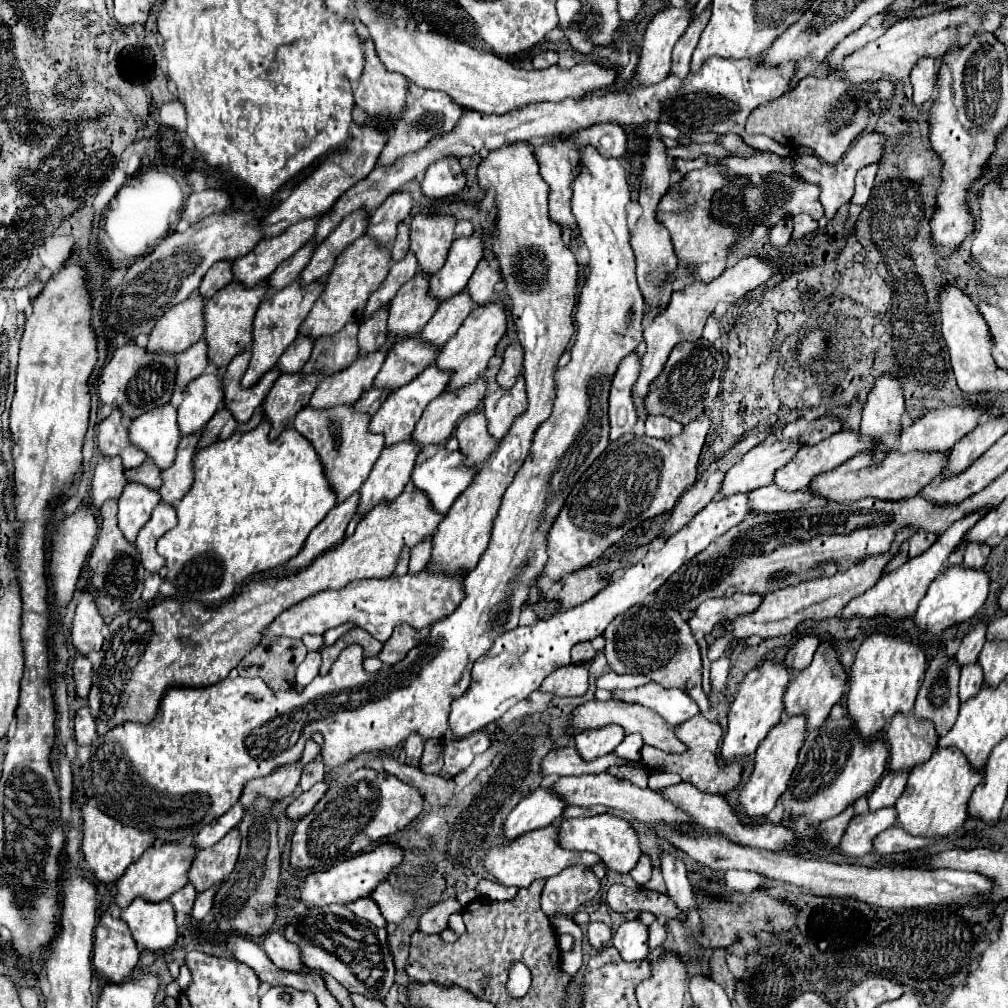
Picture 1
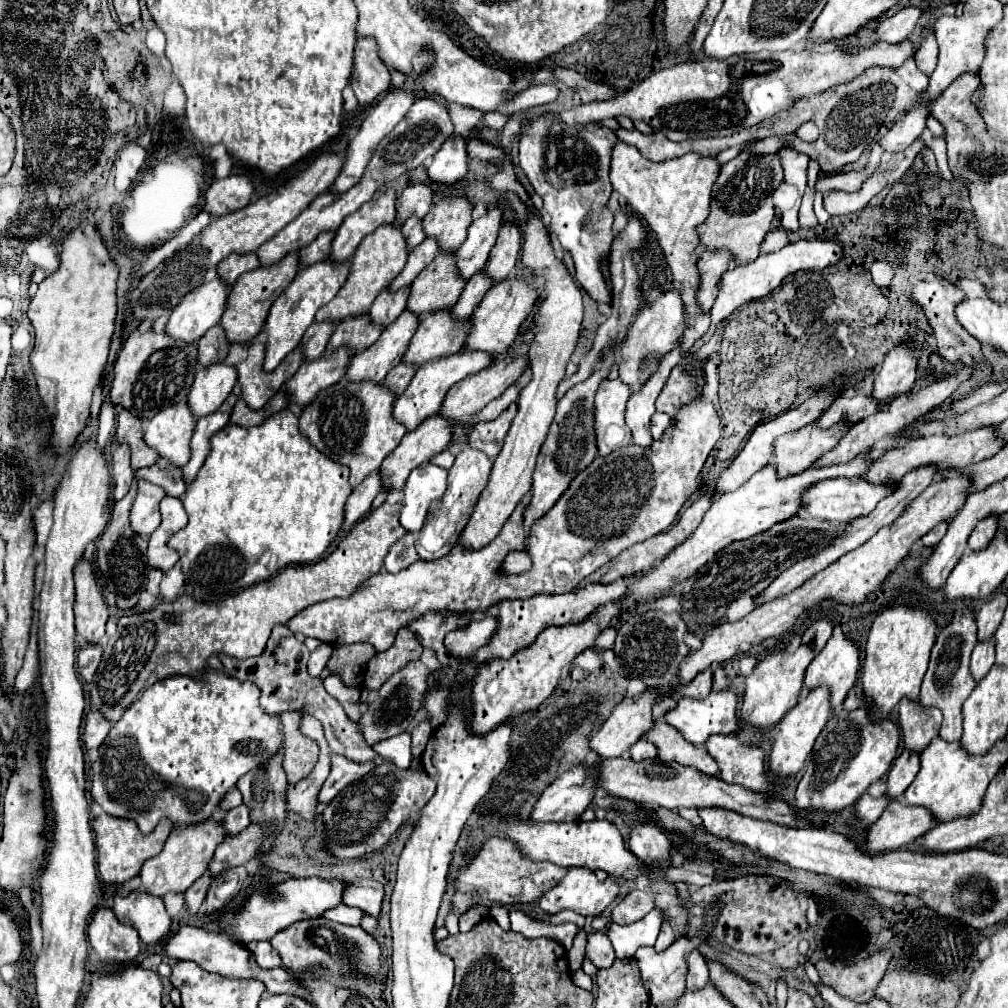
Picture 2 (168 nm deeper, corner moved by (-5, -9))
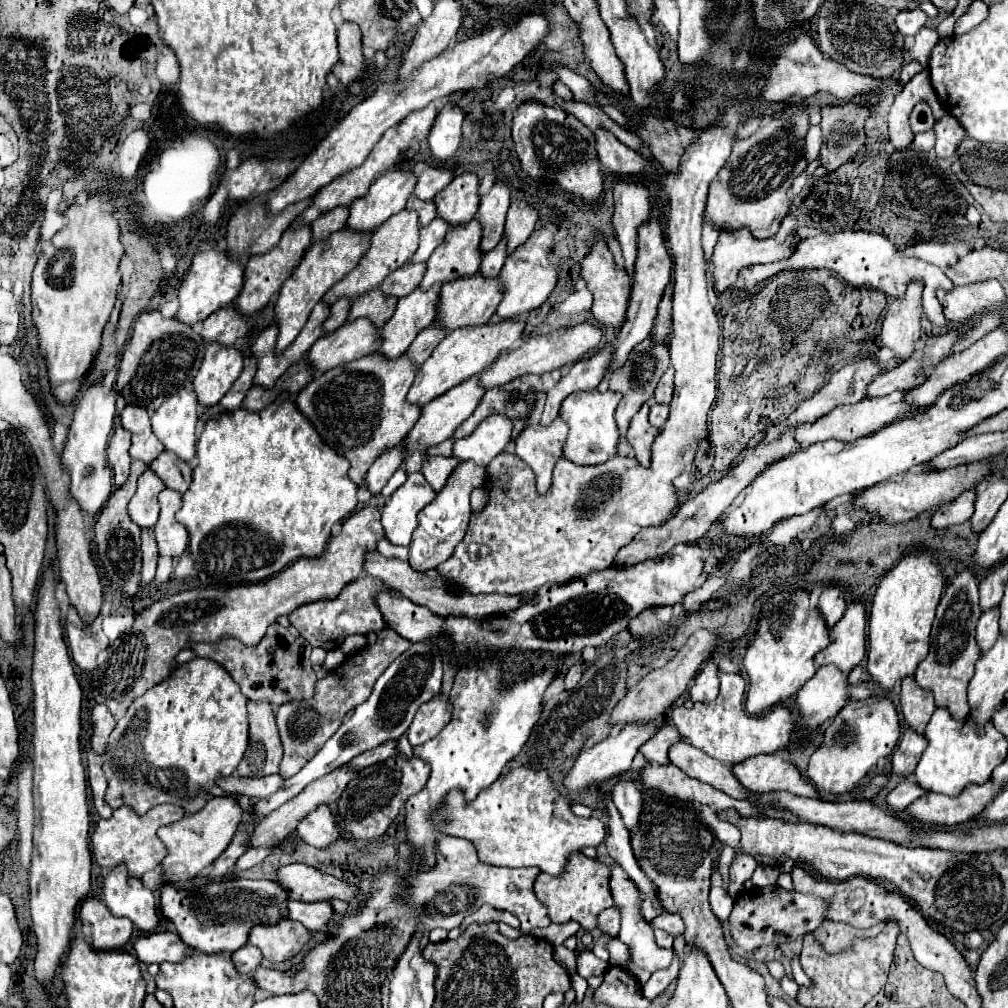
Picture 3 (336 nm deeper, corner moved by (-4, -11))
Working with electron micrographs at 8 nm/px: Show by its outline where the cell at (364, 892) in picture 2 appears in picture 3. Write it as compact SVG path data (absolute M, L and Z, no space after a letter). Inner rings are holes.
M298 862L288 864L278 868L276 874L278 874L278 884L282 884L282 888L288 888L290 900L316 902L316 900L338 898L350 902L350 898L358 894L354 886L348 886L346 882L328 876L308 864L298 864Z

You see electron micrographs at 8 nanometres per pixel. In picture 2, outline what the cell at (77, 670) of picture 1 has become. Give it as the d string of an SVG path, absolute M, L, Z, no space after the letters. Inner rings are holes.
M89 644L85 648L79 650L79 656L77 656L77 670L79 674L83 676L85 682L91 682L93 680L93 674L99 666L99 660L101 660L101 646L99 644Z

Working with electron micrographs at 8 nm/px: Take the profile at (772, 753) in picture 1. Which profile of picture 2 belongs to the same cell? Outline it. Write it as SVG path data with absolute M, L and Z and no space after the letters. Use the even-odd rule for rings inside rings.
M815 688L811 690L793 710L787 712L787 716L775 726L771 742L771 754L769 754L769 772L773 778L785 778L785 776L795 776L805 768L805 760L831 716L831 706L829 706L829 690L827 688Z

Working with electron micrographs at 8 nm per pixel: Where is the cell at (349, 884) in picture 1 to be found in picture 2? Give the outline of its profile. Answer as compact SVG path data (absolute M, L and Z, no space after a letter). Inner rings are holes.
M315 876L291 878L287 882L271 886L267 890L265 888L255 890L253 896L247 898L247 902L241 910L237 910L237 912L229 910L227 914L223 914L219 918L219 924L229 936L233 936L235 940L239 940L243 944L249 944L255 940L269 940L269 938L273 938L273 934L291 926L293 922L319 918L325 910L339 906L343 900L345 884L347 882L343 882L343 880L323 880L323 878L315 878Z

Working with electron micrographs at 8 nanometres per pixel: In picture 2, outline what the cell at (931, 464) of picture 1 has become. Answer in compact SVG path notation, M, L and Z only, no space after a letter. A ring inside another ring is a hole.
M987 426L951 438L943 434L935 434L935 436L907 440L903 446L889 448L883 454L875 456L873 466L869 466L869 474L865 474L865 478L869 478L869 482L899 482L909 470L915 470L917 466L937 466L939 474L941 470L945 470L945 466L963 466L965 470L965 466L973 466L973 462L983 462L985 458L993 458L993 454L1001 450L1003 442L997 442L993 430L995 430L993 426Z

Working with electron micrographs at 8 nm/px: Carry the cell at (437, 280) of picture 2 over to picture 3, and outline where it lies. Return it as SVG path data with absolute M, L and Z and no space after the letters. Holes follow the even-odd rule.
M476 218L464 228L450 228L444 242L434 250L428 260L428 268L422 280L422 288L430 288L436 282L448 282L458 276L472 276L480 268L480 224Z

